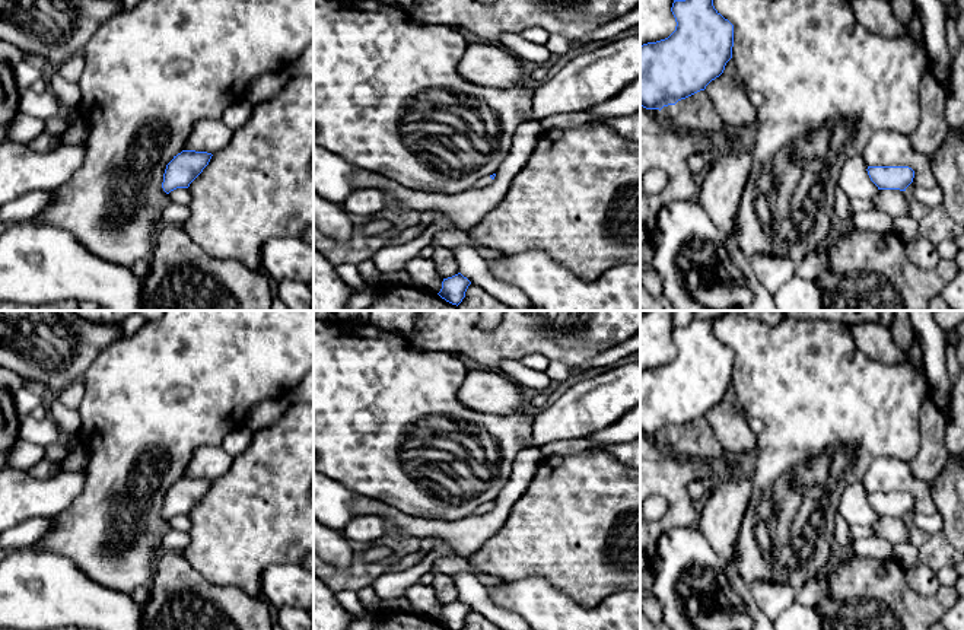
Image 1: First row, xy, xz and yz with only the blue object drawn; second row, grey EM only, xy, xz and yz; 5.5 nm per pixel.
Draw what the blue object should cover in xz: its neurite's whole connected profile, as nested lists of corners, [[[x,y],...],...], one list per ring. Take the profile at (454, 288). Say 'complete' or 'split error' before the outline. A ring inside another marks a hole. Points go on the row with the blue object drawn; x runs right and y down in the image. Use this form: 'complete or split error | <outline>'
complete | [[[458,273],[452,277],[443,279],[442,289],[438,295],[446,302],[458,306],[465,298],[470,284],[471,281]]]

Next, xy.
complete | [[[182,150],[166,165],[162,188],[166,194],[176,188],[188,188],[211,159],[211,153]]]

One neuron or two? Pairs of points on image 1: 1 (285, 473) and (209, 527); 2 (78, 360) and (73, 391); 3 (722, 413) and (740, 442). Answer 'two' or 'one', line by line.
1: one
2: two
3: one

